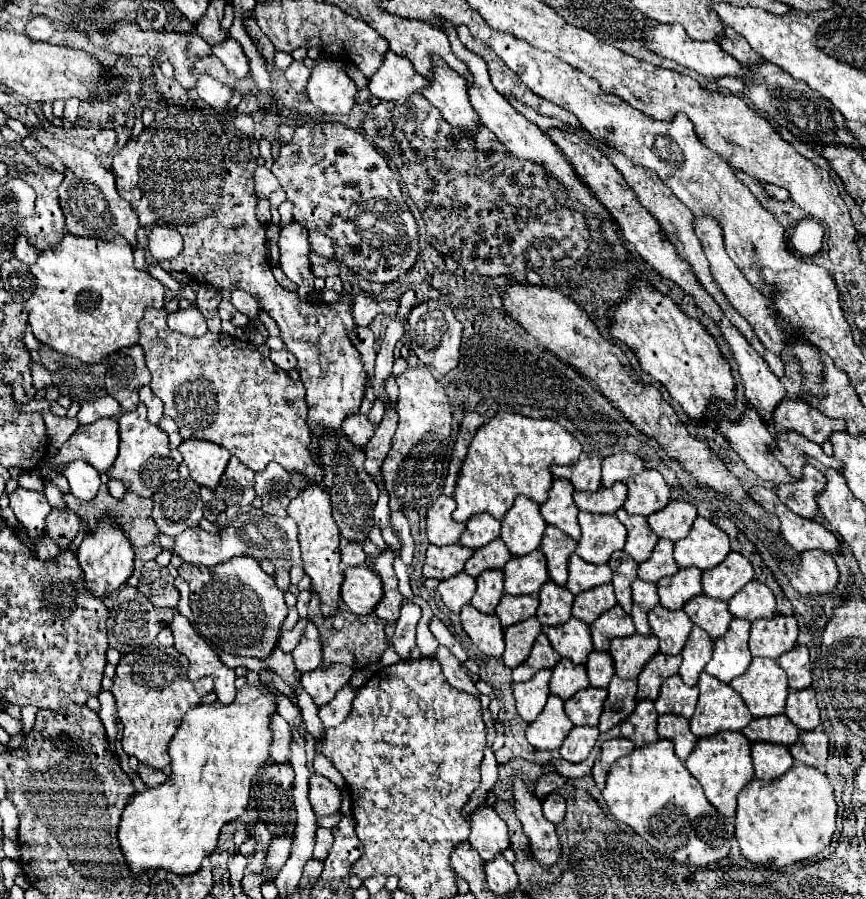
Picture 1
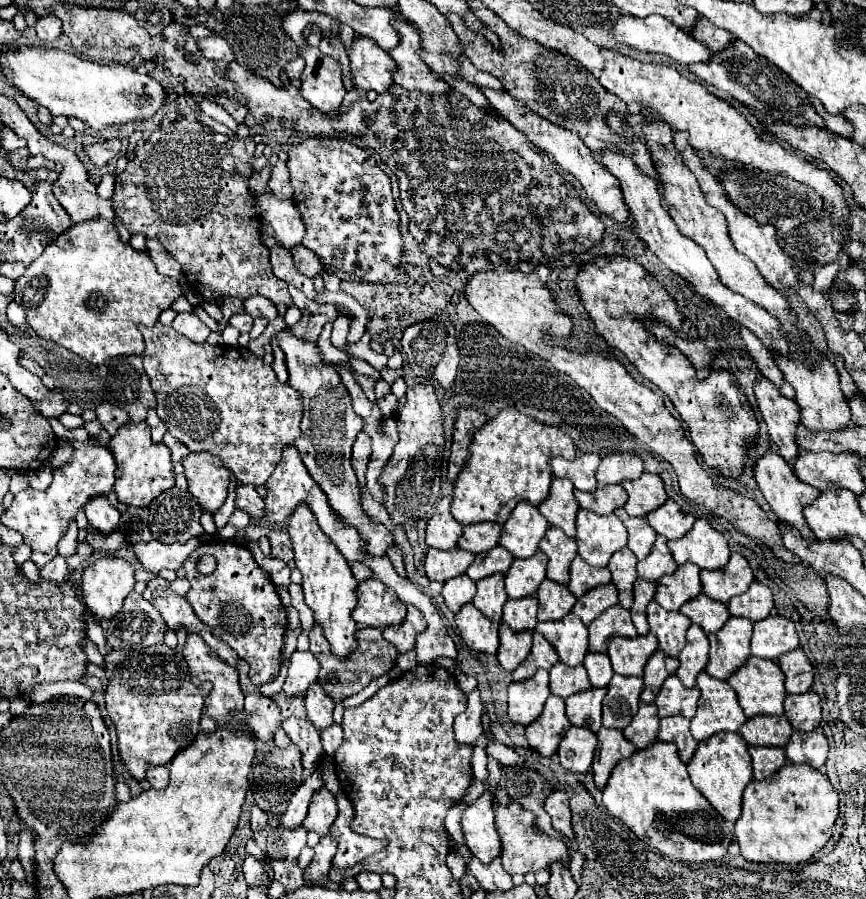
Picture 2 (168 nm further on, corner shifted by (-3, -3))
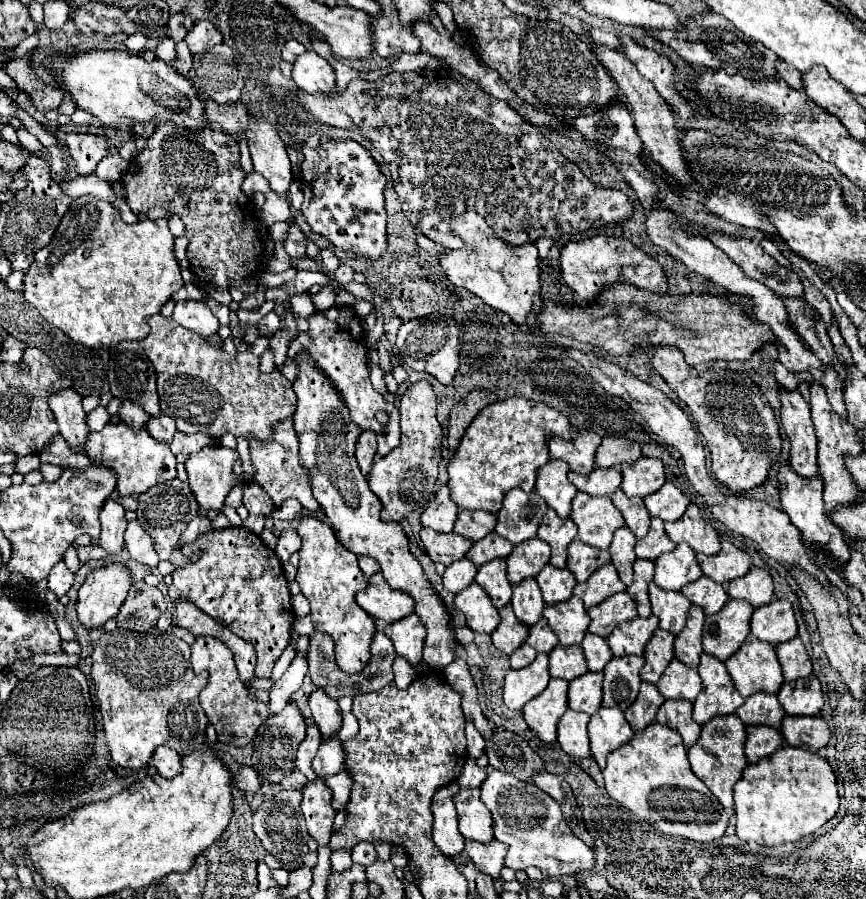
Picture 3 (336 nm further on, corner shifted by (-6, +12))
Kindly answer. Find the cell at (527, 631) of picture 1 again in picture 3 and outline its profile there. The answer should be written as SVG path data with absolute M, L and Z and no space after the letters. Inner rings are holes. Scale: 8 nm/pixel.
M510 604L502 606L498 612L500 612L502 620L500 620L500 626L496 628L496 632L492 634L492 642L500 652L512 654L526 640L528 626L524 626L522 622L516 620Z

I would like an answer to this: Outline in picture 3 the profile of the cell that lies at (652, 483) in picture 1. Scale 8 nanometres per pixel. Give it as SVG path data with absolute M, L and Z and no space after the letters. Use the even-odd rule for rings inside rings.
M640 456L640 460L632 462L632 464L622 464L622 486L626 496L640 496L646 498L654 492L658 492L664 482L664 466L662 460L658 458L648 458L648 456Z

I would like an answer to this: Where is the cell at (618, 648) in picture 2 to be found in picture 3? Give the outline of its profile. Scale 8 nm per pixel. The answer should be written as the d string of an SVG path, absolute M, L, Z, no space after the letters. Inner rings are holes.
M656 616L634 618L630 622L618 624L606 640L608 640L608 646L614 652L614 656L628 656L628 654L642 656L646 642L650 640L650 636L654 634L656 628L658 628Z

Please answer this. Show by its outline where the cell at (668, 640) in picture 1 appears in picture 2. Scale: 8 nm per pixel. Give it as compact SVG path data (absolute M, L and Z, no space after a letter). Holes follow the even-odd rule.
M651 601L647 607L647 621L651 633L655 633L659 639L659 647L667 655L677 657L685 647L685 633L691 621L681 611L667 611L655 601Z

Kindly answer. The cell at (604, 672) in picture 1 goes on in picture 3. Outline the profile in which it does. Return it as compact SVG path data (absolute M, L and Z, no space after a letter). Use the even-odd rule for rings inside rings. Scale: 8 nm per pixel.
M588 632L582 640L582 648L584 648L588 668L594 672L602 672L602 668L612 660L612 652L608 648L606 638L600 638Z

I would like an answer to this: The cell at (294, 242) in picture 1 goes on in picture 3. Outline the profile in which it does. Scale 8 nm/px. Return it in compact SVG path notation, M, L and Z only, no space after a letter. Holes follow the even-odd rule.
M252 118L248 122L246 136L250 144L254 170L268 180L270 188L276 194L286 198L292 182L292 170L290 170L290 158L286 154L286 146L280 140L278 132L268 122Z

